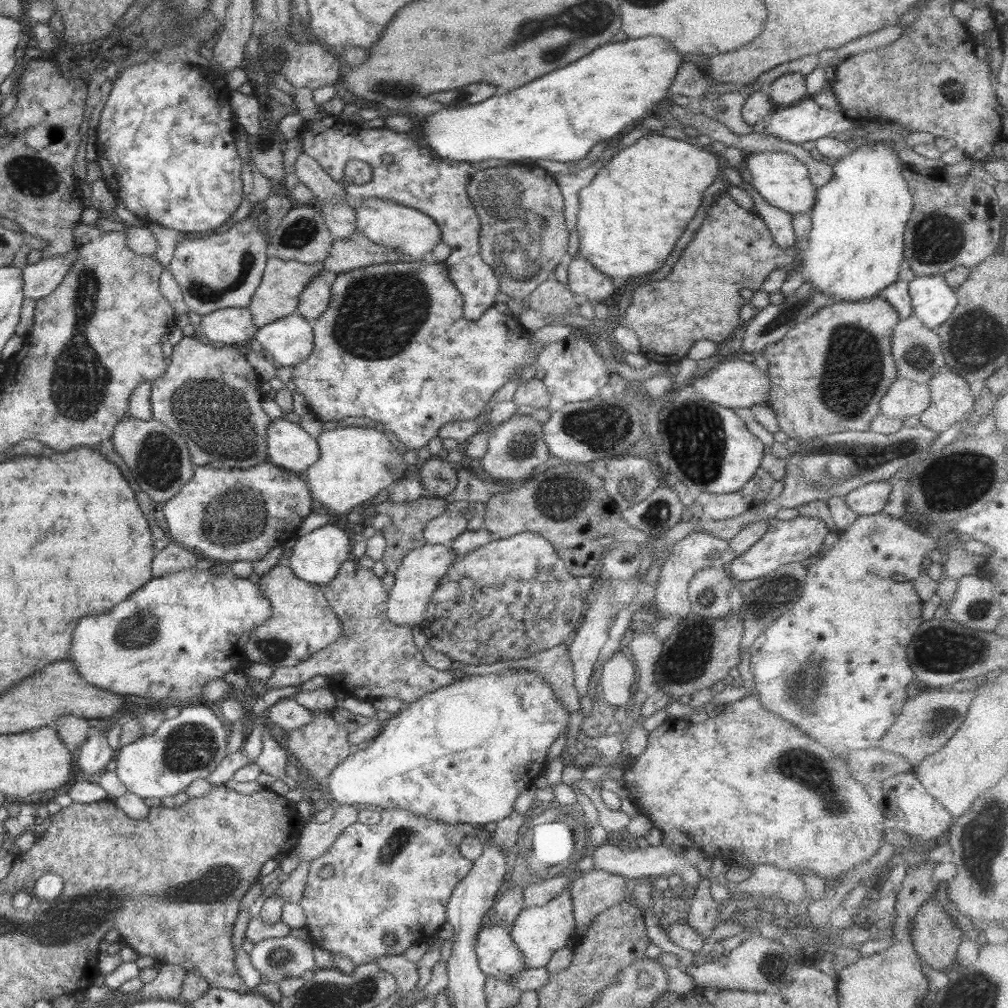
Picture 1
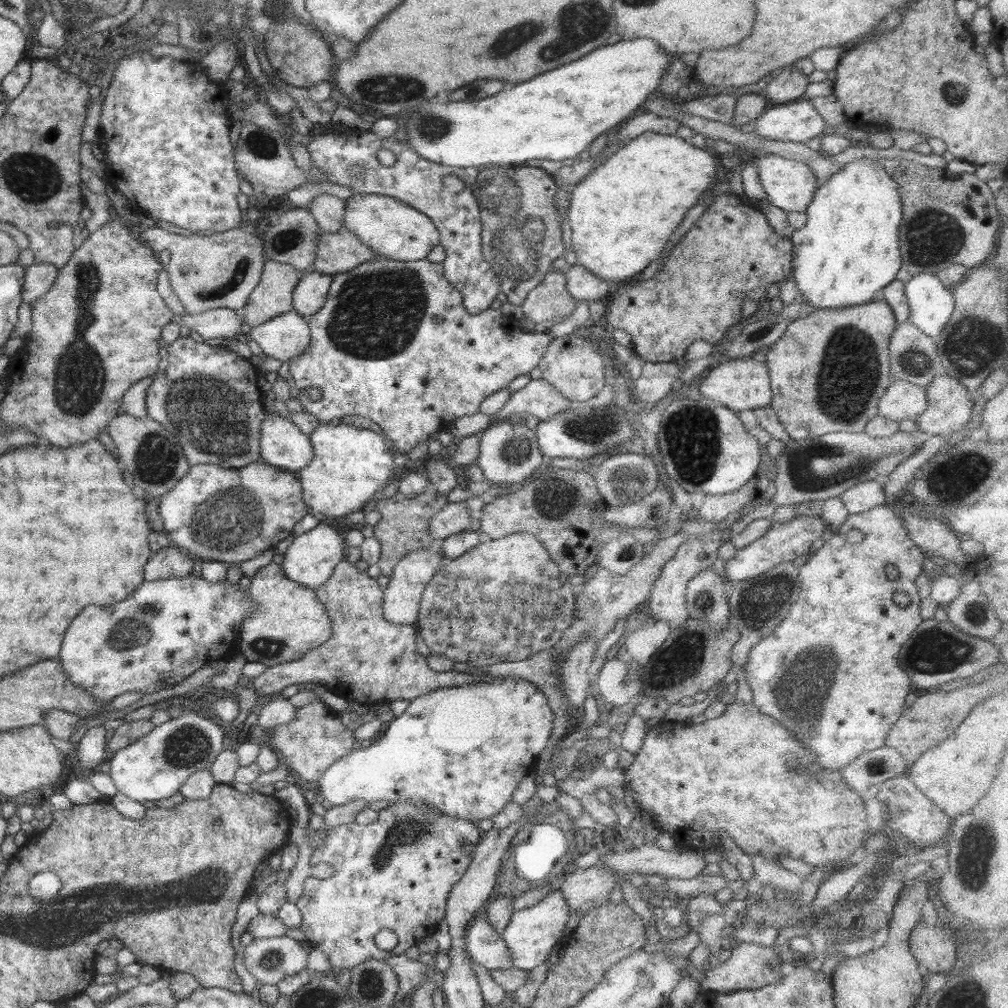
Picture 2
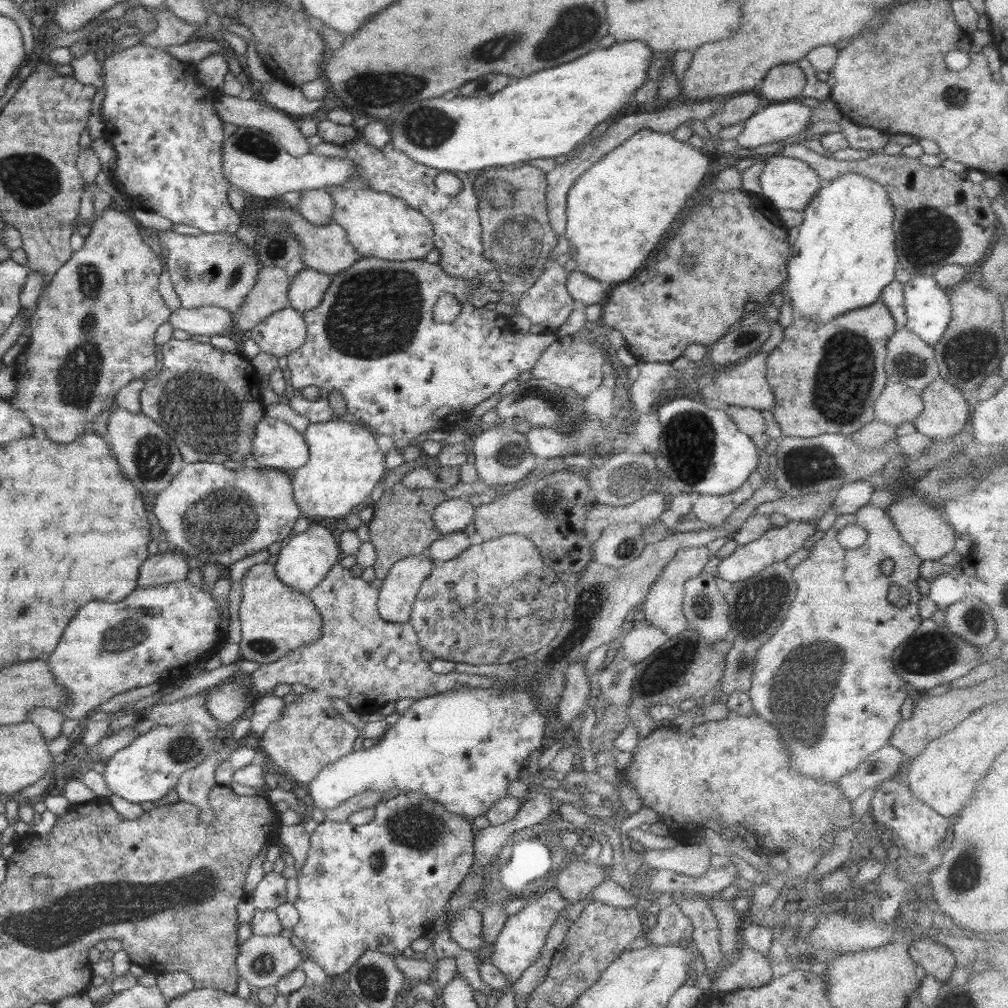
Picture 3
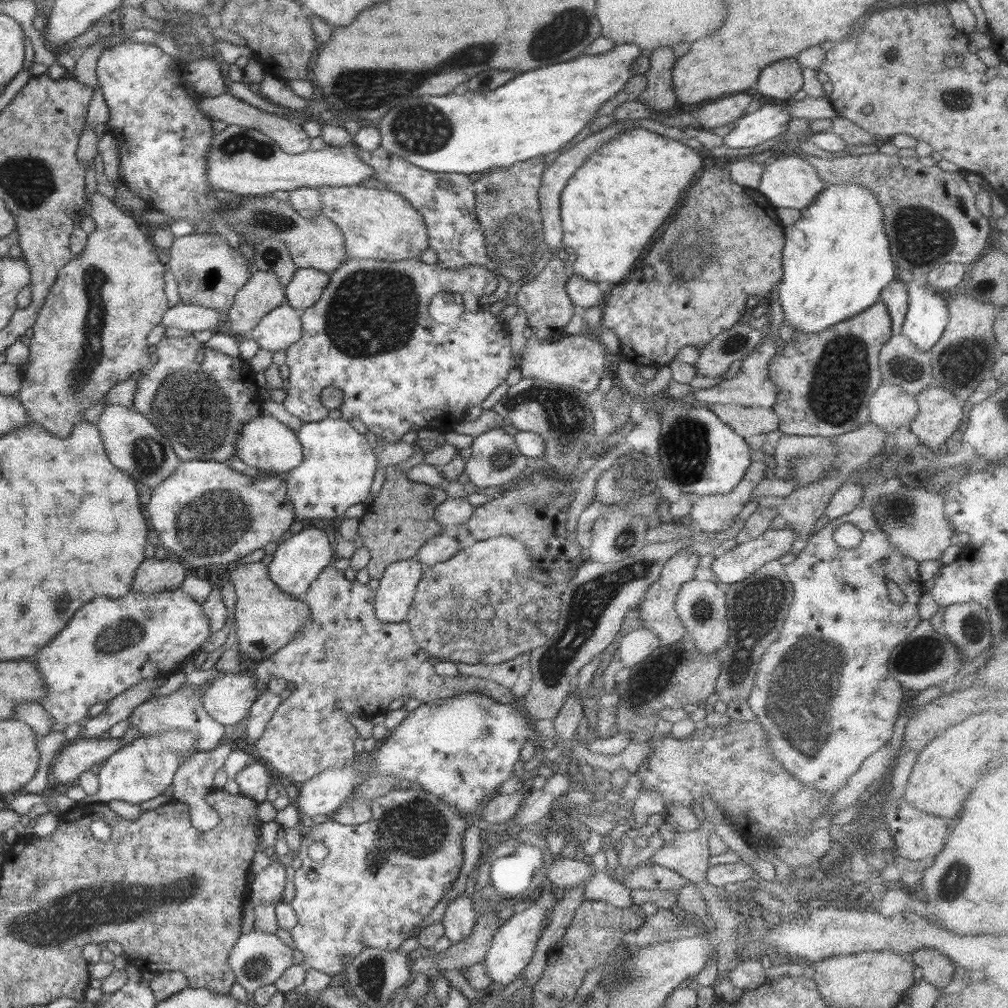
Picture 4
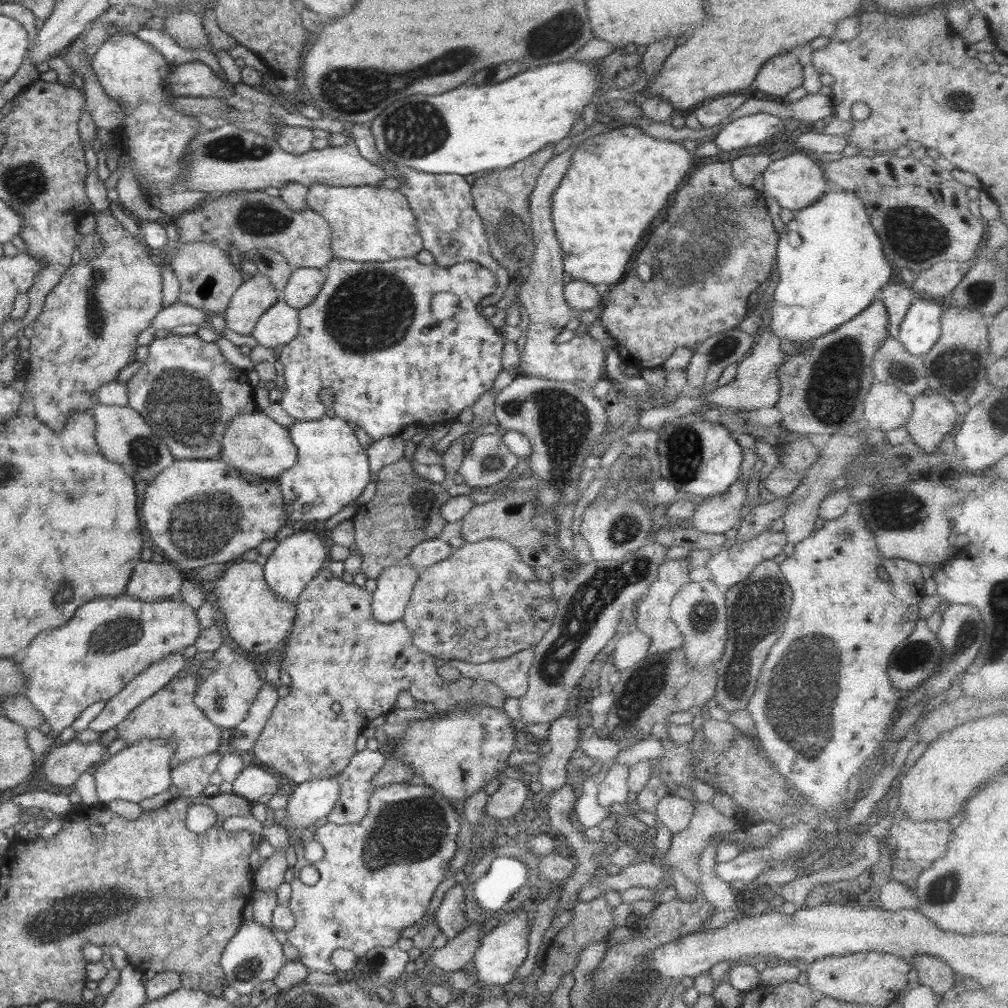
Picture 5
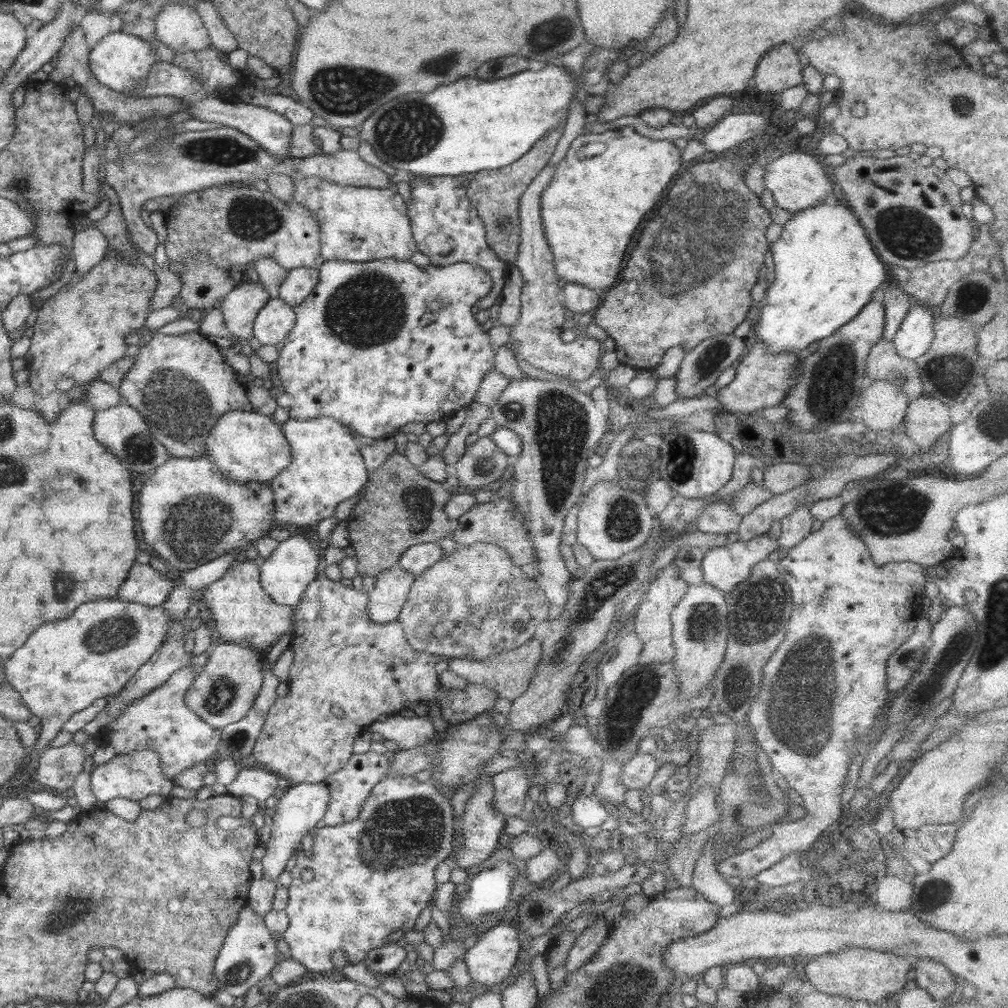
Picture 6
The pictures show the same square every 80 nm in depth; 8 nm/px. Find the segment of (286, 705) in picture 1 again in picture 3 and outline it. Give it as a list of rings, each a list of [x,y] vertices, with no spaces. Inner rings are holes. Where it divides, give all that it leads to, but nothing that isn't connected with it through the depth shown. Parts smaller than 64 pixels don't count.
[[[261,694],[252,702],[252,705],[254,707],[254,713],[252,714],[252,718],[250,718],[250,735],[260,738],[269,724],[281,718],[283,708],[286,704],[282,697],[274,694]]]

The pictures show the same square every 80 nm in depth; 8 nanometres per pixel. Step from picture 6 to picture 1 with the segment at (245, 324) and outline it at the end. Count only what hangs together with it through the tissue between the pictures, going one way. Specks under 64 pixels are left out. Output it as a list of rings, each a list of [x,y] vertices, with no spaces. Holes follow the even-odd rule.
[[[278,257],[268,258],[261,283],[254,292],[250,304],[246,307],[252,315],[252,320],[257,328],[296,312],[300,295],[304,292],[308,283],[317,274],[321,274],[322,270],[322,263],[309,265],[295,260],[285,261]]]

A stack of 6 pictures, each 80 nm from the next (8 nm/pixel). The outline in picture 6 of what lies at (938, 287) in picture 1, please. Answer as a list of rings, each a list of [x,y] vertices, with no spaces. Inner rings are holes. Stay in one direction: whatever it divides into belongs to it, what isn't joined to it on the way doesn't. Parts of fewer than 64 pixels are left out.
[[[914,302],[892,340],[897,353],[914,362],[926,354],[935,337],[935,321],[928,305]]]

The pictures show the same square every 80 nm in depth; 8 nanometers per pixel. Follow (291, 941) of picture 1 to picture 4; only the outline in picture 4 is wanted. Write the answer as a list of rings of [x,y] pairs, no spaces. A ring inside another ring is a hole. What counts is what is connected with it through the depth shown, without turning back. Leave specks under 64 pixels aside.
[[[256,931],[241,933],[228,957],[228,964],[234,973],[234,982],[242,986],[246,993],[254,993],[260,986],[276,983],[276,980],[292,966],[292,948],[277,935]]]

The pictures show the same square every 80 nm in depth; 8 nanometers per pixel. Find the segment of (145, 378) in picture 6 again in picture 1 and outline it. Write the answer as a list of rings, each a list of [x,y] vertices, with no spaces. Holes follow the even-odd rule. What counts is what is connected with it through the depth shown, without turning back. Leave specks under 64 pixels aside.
[[[184,336],[173,346],[171,359],[167,363],[164,375],[152,381],[152,416],[184,438],[196,466],[247,469],[268,460],[266,431],[271,418],[262,409],[264,395],[259,387],[261,380],[254,367],[247,362],[247,355],[230,345],[220,348],[203,341],[200,336]]]

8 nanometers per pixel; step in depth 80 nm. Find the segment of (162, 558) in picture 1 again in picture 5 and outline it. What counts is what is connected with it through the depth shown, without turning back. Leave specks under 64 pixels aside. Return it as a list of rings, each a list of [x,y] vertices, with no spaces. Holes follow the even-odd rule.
[[[141,560],[132,571],[125,594],[129,597],[139,598],[144,602],[156,602],[168,597],[178,596],[185,578],[185,573],[168,562],[160,564]]]

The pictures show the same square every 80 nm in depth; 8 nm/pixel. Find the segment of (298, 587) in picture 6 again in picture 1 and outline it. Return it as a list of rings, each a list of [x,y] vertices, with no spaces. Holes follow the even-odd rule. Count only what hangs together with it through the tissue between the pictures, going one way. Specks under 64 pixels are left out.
[[[329,523],[311,530],[310,533],[304,536],[296,537],[297,541],[293,546],[294,551],[292,551],[288,567],[300,580],[309,582],[311,585],[320,585],[322,587],[332,582],[343,563],[353,558],[351,553],[352,539],[344,533],[344,530]]]

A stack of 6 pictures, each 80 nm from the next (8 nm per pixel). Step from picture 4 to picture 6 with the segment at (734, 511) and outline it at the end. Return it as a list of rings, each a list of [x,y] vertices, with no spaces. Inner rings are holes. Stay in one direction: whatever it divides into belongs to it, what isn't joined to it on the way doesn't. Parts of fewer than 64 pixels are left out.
[[[713,502],[710,506],[704,508],[704,512],[696,518],[695,522],[698,526],[698,531],[712,534],[724,534],[729,538],[731,534],[736,534],[740,525],[741,517],[730,508],[728,502]]]

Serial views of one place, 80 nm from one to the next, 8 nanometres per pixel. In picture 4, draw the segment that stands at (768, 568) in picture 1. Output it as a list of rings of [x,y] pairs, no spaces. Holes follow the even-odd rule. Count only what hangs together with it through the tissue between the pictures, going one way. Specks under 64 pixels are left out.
[[[788,526],[765,530],[760,537],[737,544],[729,552],[717,552],[710,572],[724,584],[742,582],[763,564],[790,553],[795,540],[797,534]]]

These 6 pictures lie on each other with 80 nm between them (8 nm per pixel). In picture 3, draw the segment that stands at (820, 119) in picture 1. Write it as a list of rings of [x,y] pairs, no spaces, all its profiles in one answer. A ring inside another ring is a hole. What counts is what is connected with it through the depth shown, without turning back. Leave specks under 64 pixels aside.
[[[785,100],[773,104],[769,101],[744,122],[744,131],[735,140],[740,148],[751,149],[796,136],[808,130],[812,114],[811,107],[802,103]]]

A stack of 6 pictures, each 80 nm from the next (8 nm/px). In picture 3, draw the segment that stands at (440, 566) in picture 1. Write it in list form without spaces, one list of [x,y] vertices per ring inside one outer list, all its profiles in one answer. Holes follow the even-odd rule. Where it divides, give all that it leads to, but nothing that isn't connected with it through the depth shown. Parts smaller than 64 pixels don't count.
[[[428,554],[397,560],[383,578],[377,609],[386,622],[408,625],[421,584],[434,564]]]

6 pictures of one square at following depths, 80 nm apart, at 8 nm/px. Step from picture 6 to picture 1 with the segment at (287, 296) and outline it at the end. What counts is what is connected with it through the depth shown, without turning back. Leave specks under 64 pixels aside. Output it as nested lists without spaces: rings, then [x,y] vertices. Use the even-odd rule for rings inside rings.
[[[317,274],[300,295],[296,312],[312,323],[328,308],[330,299],[330,282]]]

